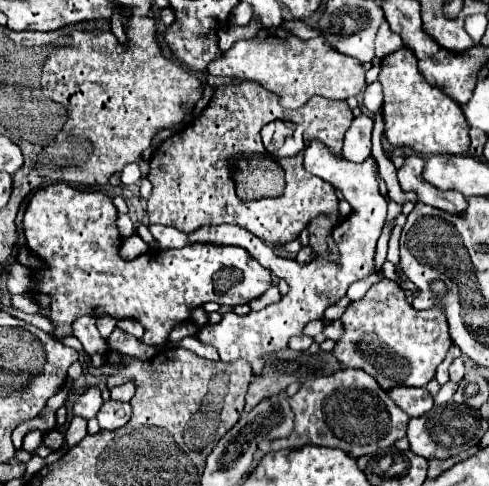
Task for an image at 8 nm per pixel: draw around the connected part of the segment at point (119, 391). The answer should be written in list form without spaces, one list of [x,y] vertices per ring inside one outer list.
[[[134,382],[130,384],[122,384],[122,386],[116,386],[116,388],[112,388],[110,390],[112,392],[112,398],[114,400],[124,400],[124,402],[128,402],[128,400],[132,400],[132,396],[134,396],[134,392],[136,392],[136,386],[134,386]]]

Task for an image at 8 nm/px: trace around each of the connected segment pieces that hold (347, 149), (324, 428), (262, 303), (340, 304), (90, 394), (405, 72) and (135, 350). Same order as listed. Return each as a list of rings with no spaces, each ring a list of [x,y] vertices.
[[[360,114],[344,136],[342,154],[350,162],[364,162],[370,156],[370,116]]]
[[[346,368],[330,376],[320,376],[302,384],[302,388],[290,398],[290,406],[296,412],[294,434],[282,440],[264,440],[258,448],[266,454],[282,448],[302,448],[306,444],[330,446],[344,450],[350,458],[358,458],[378,448],[388,448],[396,440],[406,436],[408,414],[402,412],[378,386],[378,382],[356,368]]]
[[[272,286],[272,288],[266,290],[258,300],[254,300],[254,302],[250,304],[250,308],[252,308],[252,310],[262,310],[262,308],[266,308],[268,304],[276,304],[276,302],[280,302],[280,300],[282,300],[282,294],[280,294],[278,286]]]
[[[344,296],[336,304],[328,307],[324,312],[323,320],[338,320],[345,312],[347,306],[350,304],[350,300],[347,296]]]
[[[90,386],[90,388],[86,388],[74,400],[72,412],[74,412],[74,416],[80,416],[84,420],[90,420],[90,418],[94,418],[98,414],[100,408],[102,408],[102,396],[98,392],[98,386]]]
[[[400,48],[388,56],[382,58],[382,72],[380,72],[380,84],[384,90],[384,136],[394,148],[410,148],[416,154],[464,154],[470,150],[470,126],[466,124],[466,118],[462,116],[460,104],[456,104],[452,98],[444,96],[438,88],[430,86],[418,72],[416,56],[408,48]]]
[[[120,328],[112,330],[112,334],[108,336],[108,344],[110,344],[112,350],[116,350],[120,354],[126,354],[126,356],[132,356],[132,358],[140,358],[140,360],[150,360],[156,354],[156,350],[152,346],[146,346],[142,340],[126,334]]]

